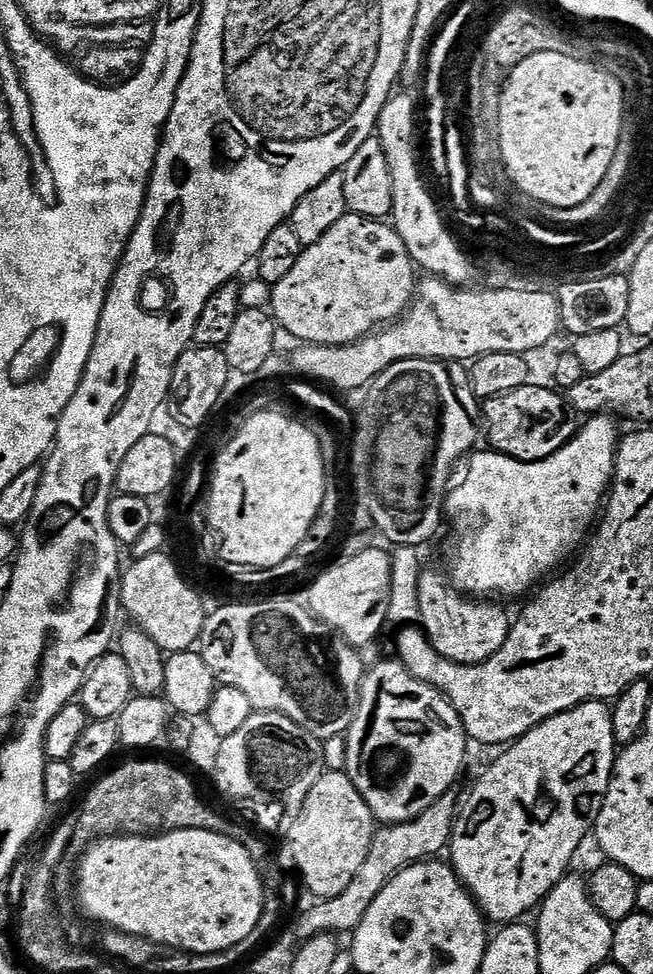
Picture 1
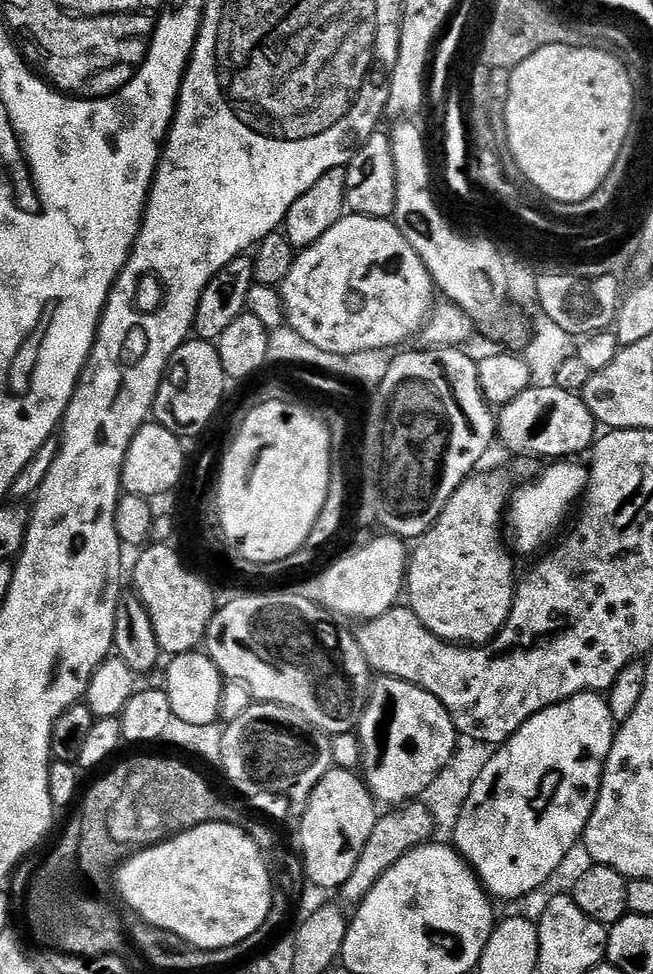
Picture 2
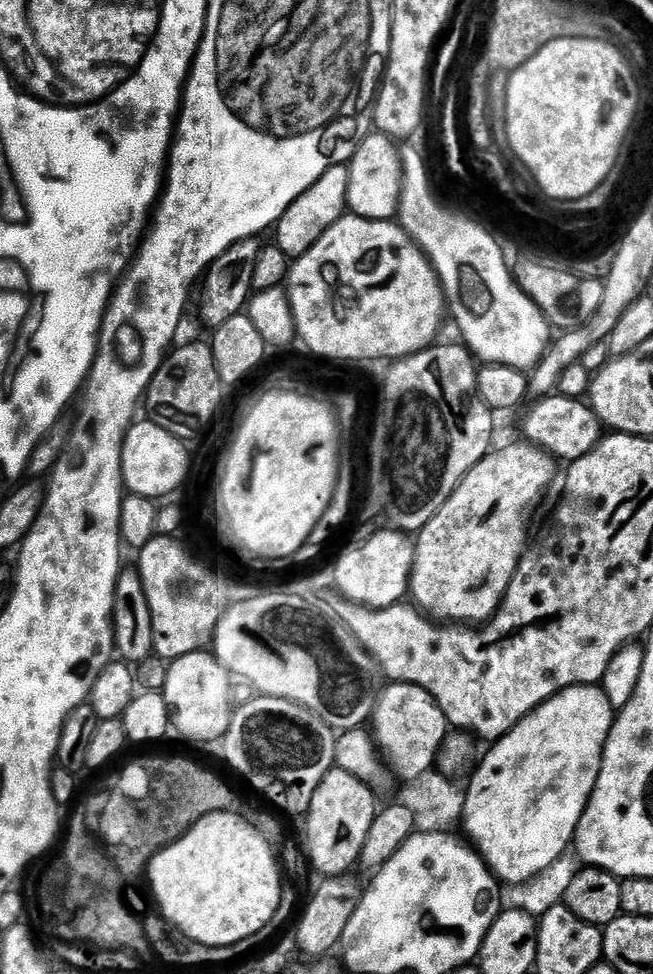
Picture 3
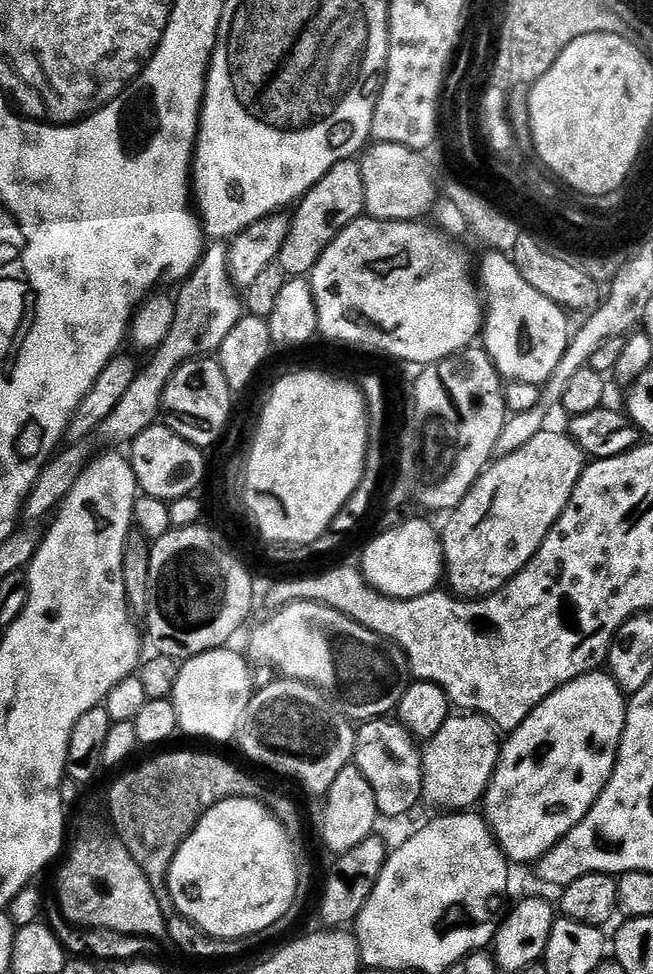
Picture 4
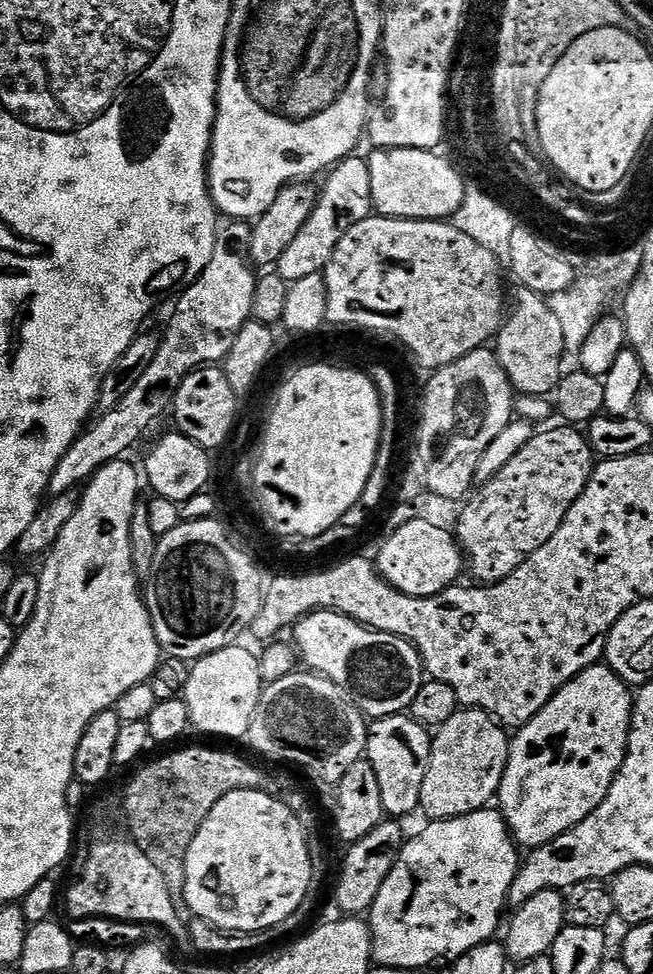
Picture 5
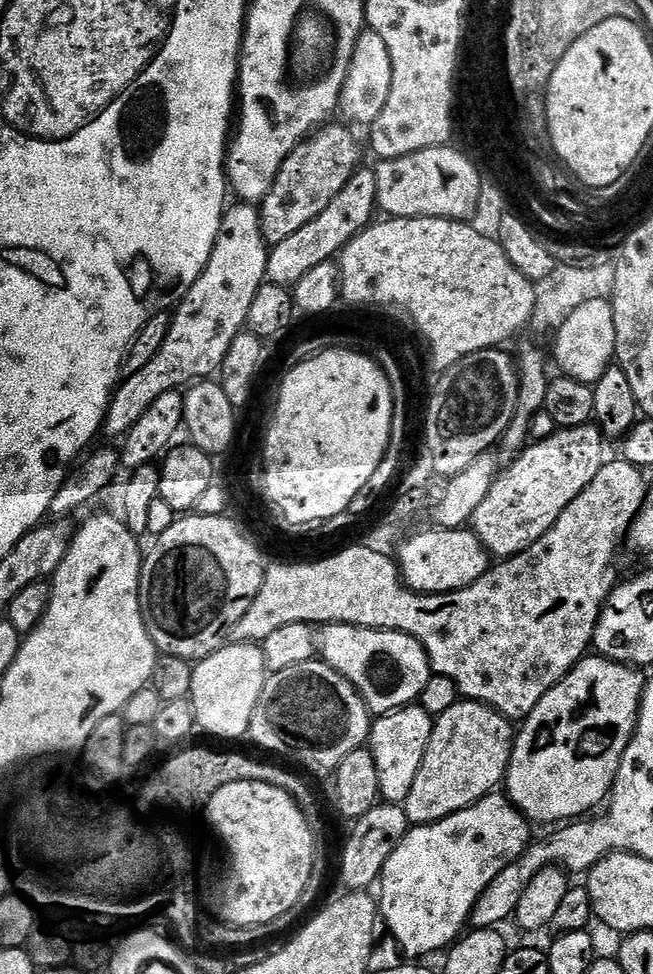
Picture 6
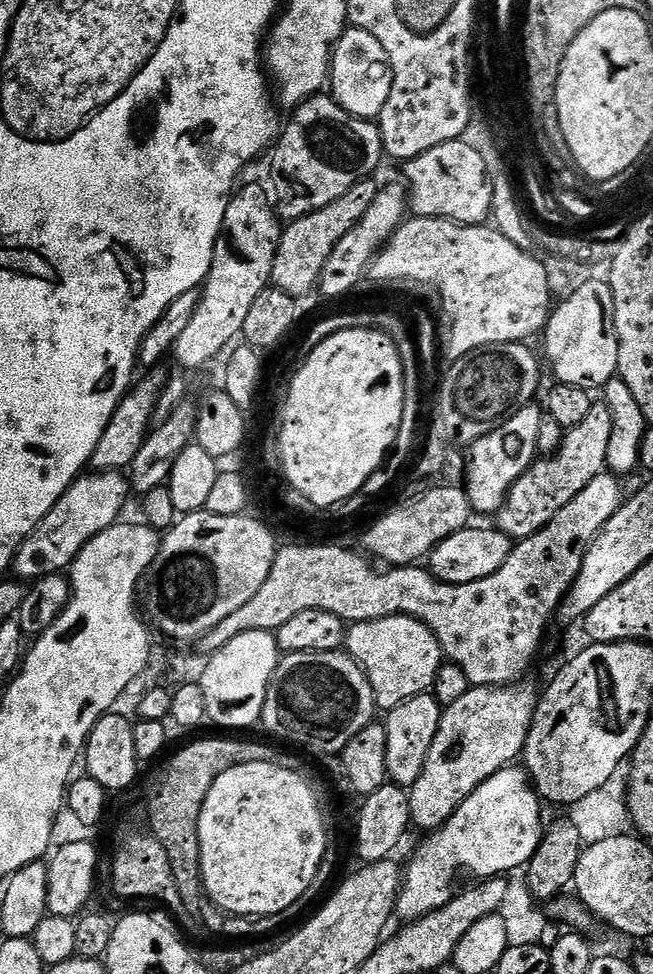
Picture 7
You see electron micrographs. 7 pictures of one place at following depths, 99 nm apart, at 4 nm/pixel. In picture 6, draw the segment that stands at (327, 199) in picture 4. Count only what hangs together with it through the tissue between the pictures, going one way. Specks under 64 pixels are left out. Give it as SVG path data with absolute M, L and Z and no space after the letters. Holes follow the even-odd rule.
M361 167L352 175L350 182L346 182L338 198L318 214L318 218L306 222L298 234L290 234L290 238L269 251L267 279L274 284L295 286L314 266L333 259L349 240L363 232L373 219L372 211L375 213L377 208L376 173L371 167Z

